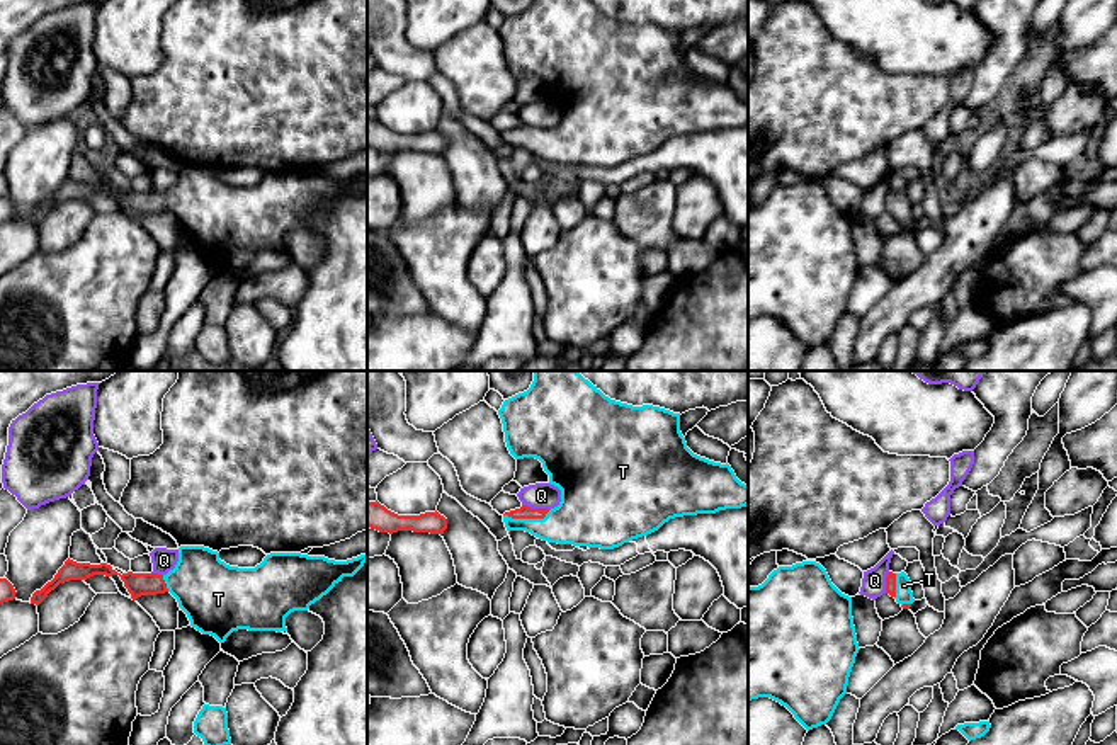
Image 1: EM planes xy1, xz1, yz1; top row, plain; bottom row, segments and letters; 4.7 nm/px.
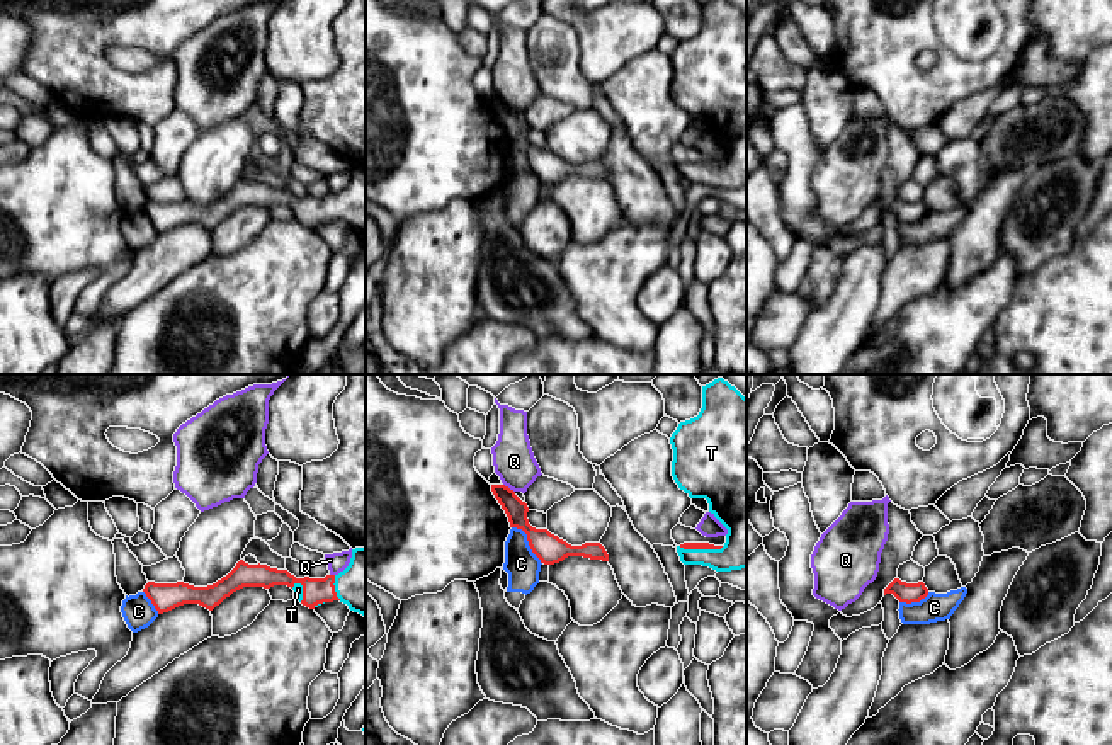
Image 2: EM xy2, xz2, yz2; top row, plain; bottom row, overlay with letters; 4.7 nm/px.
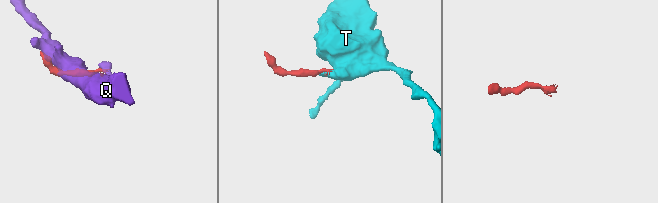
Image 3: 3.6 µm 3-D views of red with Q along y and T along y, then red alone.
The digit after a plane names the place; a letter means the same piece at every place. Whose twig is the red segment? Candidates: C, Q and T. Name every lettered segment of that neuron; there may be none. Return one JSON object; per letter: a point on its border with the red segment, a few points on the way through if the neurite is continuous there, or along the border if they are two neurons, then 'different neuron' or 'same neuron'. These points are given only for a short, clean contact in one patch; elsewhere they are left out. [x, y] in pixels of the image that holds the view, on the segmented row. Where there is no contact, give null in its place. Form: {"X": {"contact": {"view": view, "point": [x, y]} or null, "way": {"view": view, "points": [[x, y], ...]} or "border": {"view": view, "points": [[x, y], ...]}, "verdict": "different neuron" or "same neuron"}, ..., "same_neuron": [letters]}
{"C": {"contact": {"view": "xz2", "point": [529, 543]}, "border": {"view": "xz2", "points": [[512, 526], [526, 534], [531, 551], [541, 563]]}, "verdict": "different neuron"}, "Q": {"contact": {"view": "xz1", "point": [536, 509]}, "verdict": "different neuron"}, "T": {"contact": {"view": "xz1", "point": [526, 517]}, "way": {"view": "xz1", "points": [[524, 512], [526, 517], [578, 519]]}, "verdict": "same neuron"}, "same_neuron": ["T"]}

